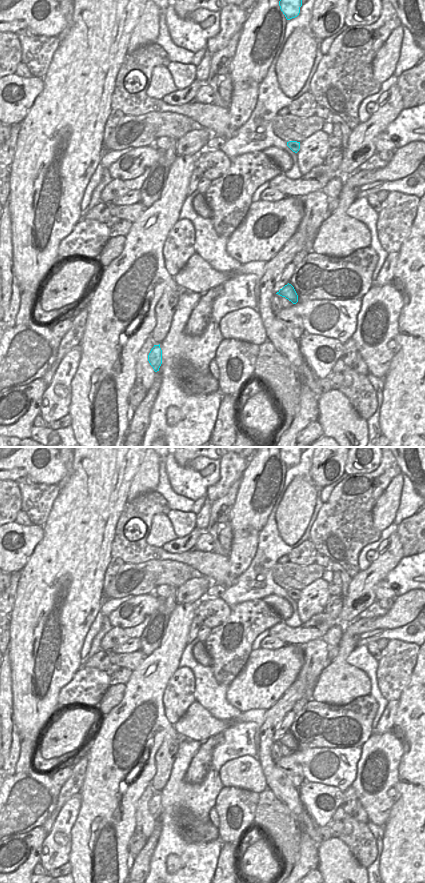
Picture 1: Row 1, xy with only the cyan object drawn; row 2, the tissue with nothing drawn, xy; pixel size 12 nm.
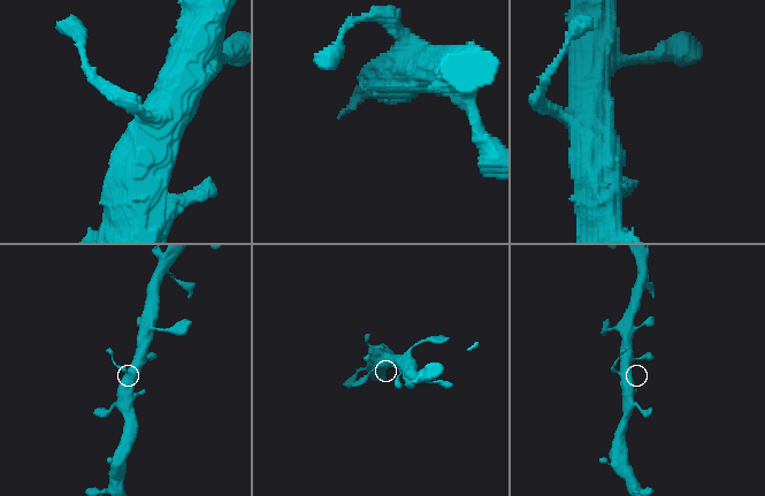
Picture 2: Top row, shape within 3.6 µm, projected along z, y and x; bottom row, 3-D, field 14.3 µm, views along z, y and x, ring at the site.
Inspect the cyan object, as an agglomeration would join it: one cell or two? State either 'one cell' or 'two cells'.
one cell

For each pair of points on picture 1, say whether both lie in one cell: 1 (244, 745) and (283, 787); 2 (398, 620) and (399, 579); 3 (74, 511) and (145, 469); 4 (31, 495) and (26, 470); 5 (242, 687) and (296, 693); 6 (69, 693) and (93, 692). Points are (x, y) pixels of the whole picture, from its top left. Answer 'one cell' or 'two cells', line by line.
1: two cells
2: two cells
3: two cells
4: two cells
5: two cells
6: one cell

